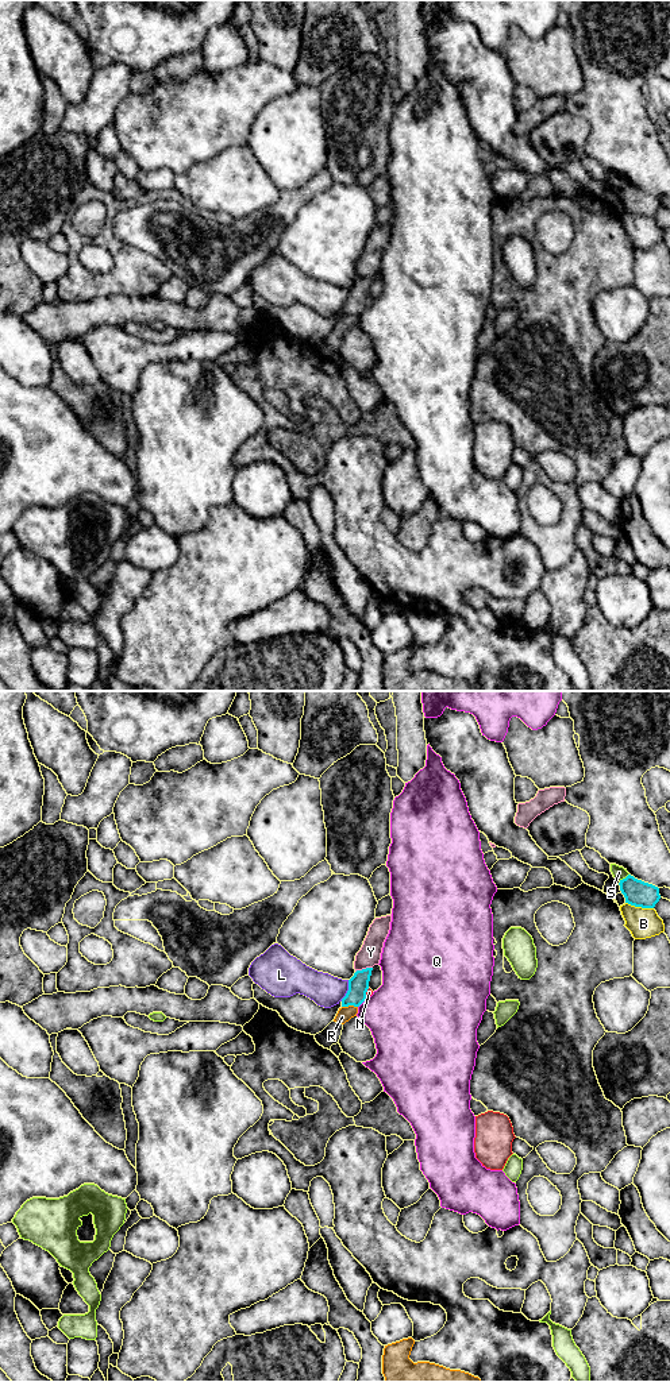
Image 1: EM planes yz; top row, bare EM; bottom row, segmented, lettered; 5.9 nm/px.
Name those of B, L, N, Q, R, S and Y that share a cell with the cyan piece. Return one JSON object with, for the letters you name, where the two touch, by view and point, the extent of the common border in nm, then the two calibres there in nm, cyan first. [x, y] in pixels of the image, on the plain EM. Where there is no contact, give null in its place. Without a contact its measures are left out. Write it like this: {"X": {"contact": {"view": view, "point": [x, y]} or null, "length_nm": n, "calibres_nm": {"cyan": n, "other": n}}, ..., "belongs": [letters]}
{"belongs": []}

